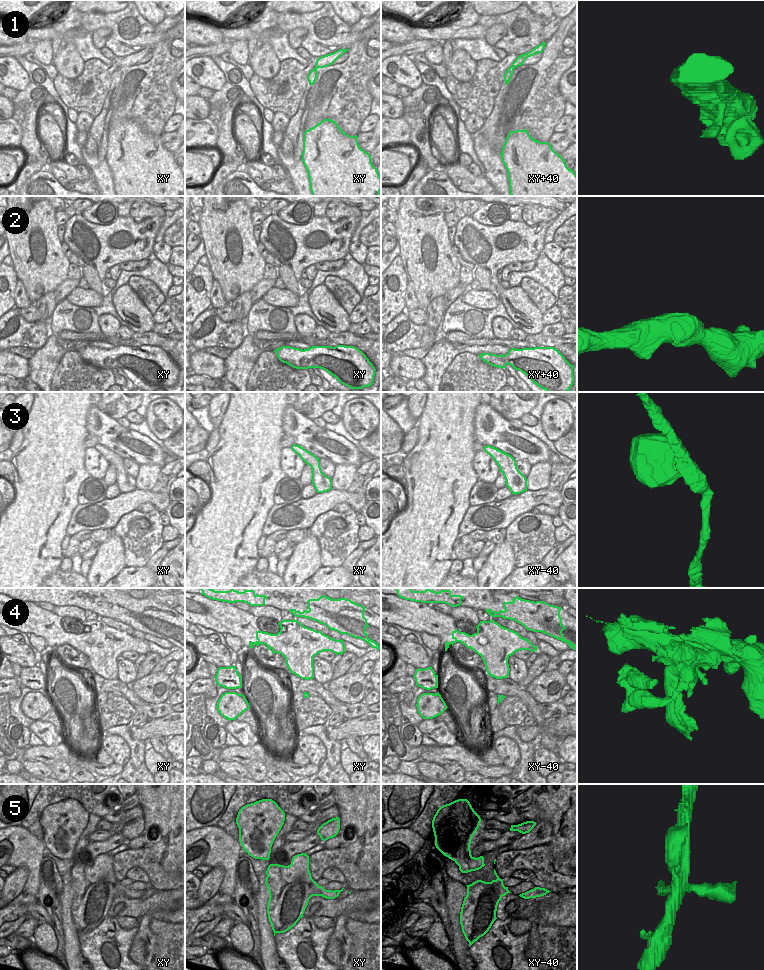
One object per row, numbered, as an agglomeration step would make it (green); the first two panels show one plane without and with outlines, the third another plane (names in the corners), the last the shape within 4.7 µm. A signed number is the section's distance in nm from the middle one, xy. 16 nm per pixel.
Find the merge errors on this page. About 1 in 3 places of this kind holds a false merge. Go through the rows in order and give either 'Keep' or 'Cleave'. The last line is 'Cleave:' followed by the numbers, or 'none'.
1: Keep
2: Keep
3: Keep
4: Cleave
5: Keep
Cleave: 4.

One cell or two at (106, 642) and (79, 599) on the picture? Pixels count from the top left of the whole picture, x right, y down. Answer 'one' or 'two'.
two

